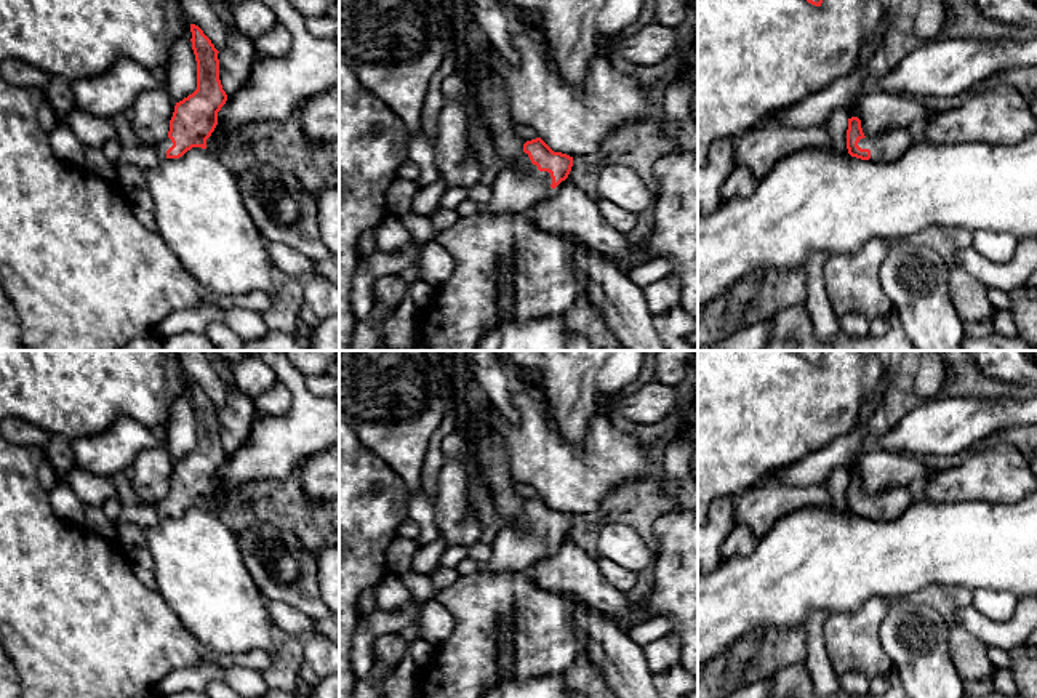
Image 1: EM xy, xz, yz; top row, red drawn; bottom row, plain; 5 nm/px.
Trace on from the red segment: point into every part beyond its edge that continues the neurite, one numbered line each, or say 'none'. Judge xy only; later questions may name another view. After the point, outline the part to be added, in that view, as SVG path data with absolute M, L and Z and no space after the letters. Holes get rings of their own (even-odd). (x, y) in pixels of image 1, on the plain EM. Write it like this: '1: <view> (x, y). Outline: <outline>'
1: xy (165, 503). Outline: M166 496L162 501L158 501L157 504L154 504L154 509L157 511L157 514L160 515L160 519L166 517L166 509L173 504L171 498Z

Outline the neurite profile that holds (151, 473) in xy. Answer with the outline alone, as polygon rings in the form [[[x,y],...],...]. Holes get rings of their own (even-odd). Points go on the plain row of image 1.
[[[165,445],[142,450],[126,472],[136,495],[146,504],[157,504],[168,496],[176,461]]]

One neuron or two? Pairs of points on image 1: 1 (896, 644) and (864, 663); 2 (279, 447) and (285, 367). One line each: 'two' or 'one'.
1: two
2: one

